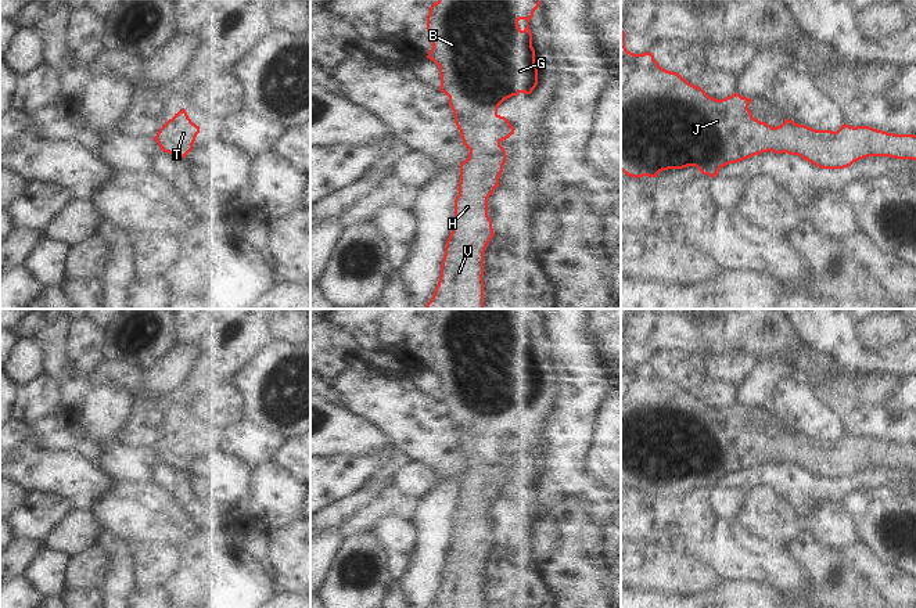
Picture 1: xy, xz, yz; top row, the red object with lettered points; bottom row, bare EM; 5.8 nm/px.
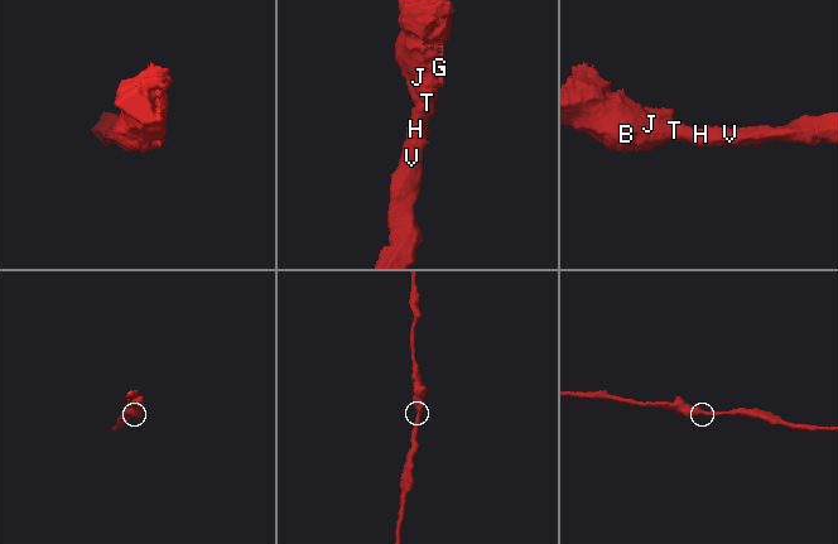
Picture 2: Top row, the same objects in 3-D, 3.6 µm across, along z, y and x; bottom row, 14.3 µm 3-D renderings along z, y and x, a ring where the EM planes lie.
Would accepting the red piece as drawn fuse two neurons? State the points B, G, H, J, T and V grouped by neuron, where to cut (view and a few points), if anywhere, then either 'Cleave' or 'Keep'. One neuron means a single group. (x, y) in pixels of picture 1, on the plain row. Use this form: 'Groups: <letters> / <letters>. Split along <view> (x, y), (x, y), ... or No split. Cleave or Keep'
Groups: B G H J T V. No split. Keep.

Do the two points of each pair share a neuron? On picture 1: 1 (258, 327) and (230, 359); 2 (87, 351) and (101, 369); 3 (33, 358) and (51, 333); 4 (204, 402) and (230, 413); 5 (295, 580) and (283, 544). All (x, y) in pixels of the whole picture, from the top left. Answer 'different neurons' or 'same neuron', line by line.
1: same neuron
2: different neurons
3: different neurons
4: same neuron
5: same neuron

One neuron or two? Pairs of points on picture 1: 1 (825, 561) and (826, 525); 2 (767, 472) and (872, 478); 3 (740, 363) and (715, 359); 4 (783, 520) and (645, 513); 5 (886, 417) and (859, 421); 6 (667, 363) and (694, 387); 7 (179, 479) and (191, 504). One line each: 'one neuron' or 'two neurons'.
1: one neuron
2: one neuron
3: one neuron
4: two neurons
5: one neuron
6: one neuron
7: one neuron

